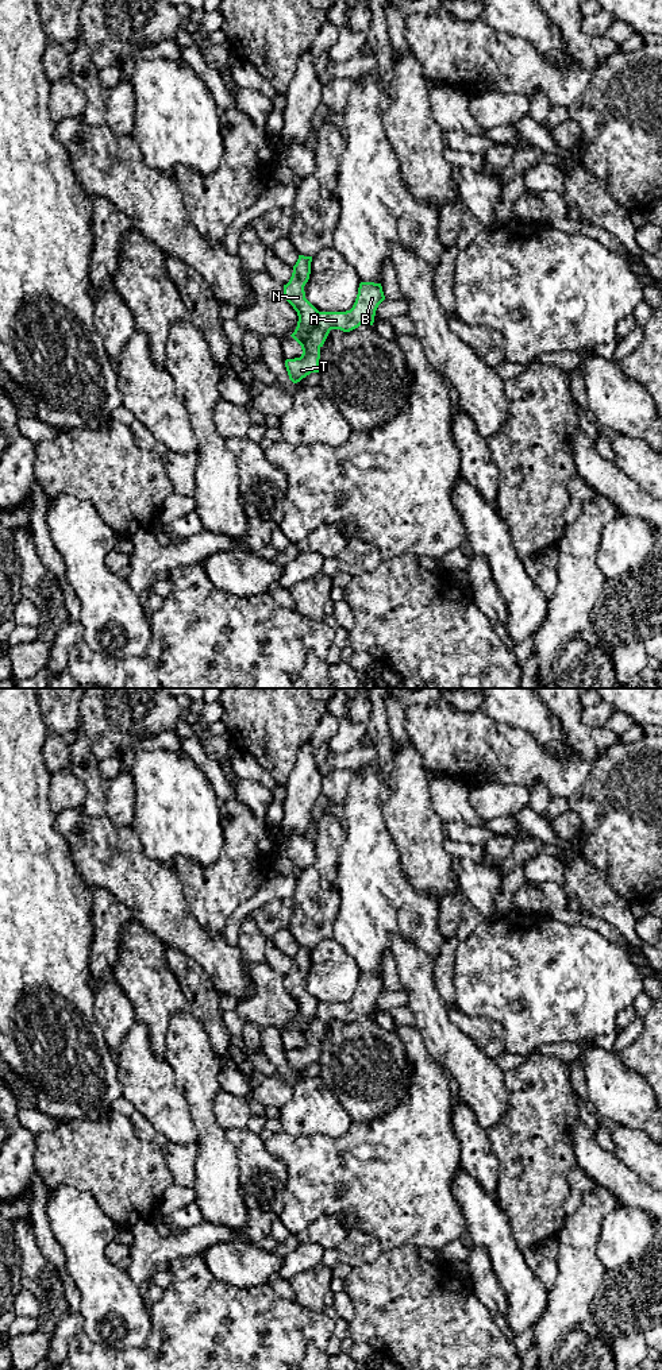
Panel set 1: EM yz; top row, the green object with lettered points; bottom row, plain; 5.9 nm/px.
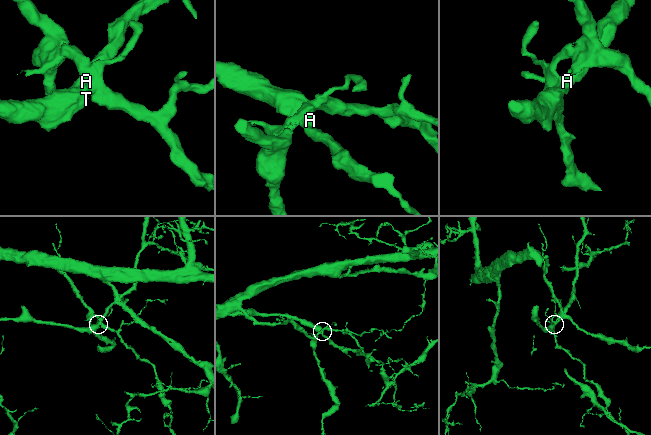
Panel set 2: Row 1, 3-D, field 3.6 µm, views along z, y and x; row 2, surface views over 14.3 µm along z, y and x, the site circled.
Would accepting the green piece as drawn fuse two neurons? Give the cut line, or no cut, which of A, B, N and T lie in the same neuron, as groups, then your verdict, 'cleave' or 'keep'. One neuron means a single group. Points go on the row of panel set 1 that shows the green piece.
yz (319, 312), (310, 335), (300, 344) | A B T / N | cleave

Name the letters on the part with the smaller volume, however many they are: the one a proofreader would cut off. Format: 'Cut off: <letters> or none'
Cut off: A, B, T

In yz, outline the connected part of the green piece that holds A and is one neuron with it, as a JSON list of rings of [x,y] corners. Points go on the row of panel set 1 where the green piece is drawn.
[[[361,282],[355,302],[346,312],[319,312],[316,324],[309,336],[300,344],[300,358],[286,359],[285,367],[293,383],[300,382],[311,373],[319,373],[320,348],[331,329],[350,332],[361,324],[373,325],[378,305],[385,300],[381,283]]]

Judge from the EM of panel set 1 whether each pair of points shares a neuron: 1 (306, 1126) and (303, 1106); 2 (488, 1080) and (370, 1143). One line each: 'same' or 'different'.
1: same
2: different

